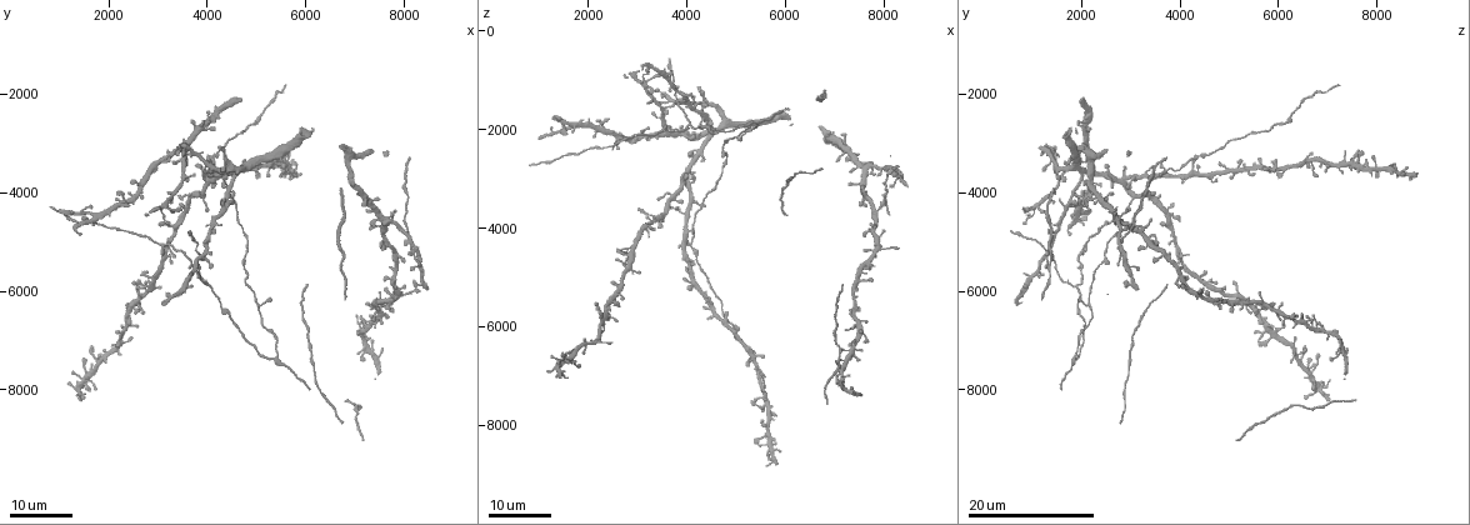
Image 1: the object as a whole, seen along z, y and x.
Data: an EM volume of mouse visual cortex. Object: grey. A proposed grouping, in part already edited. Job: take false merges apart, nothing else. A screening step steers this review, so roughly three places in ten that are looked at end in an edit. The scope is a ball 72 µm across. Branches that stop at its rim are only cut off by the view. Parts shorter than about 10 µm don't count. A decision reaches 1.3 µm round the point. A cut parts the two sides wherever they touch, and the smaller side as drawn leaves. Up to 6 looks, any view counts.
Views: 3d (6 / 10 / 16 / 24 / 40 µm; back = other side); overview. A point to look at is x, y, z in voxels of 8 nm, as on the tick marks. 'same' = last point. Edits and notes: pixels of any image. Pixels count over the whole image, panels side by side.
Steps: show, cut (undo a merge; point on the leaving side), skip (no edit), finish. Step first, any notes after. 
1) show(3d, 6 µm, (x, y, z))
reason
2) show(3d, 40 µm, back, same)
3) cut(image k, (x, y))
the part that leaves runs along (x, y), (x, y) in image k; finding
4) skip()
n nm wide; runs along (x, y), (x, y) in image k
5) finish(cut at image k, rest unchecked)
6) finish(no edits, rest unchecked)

show(3d, 16 µm, (4350, 3650, 3600))
arms part here

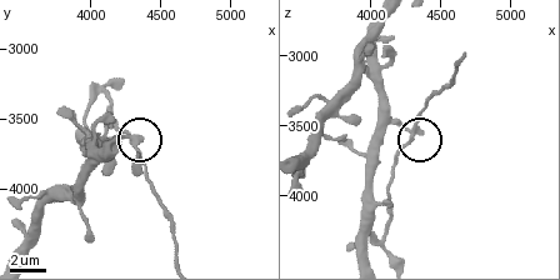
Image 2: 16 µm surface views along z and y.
show(3d, 10 µm, (4300, 3660, 3580))

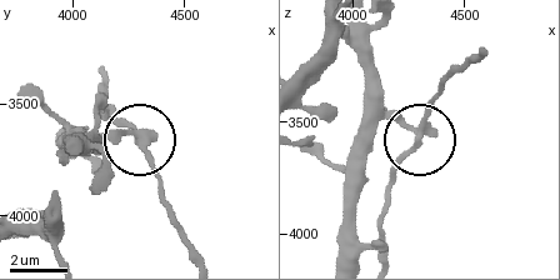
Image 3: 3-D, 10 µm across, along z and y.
skip()
side arm 49 µm; runs along (359, 20), (369, 91), (416, 141), (384, 204) in image 3; continuous, no second neuron

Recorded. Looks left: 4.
show(3d, 24 µm, (3150, 5050, 2100))
thin neck

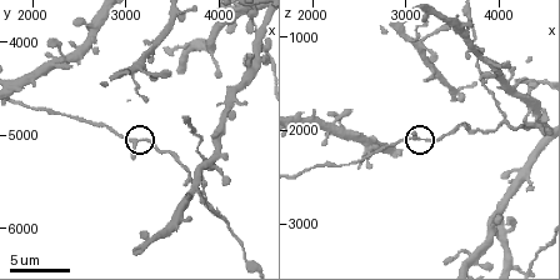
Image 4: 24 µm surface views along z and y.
show(3d, 10 µm, (3200, 5050, 2100))

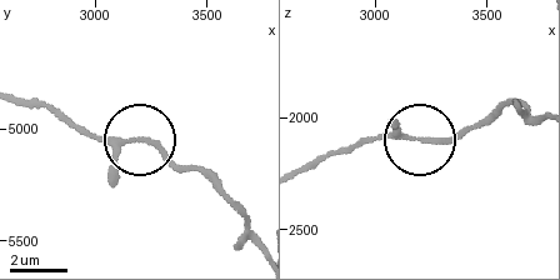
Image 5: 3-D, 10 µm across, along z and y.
skip()
190 nm wide; runs along (254, 233), (196, 170), (146, 144), (96, 139), (70, 128) in image 5; one neuron here

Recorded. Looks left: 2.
show(3d, 16 µm, (4100, 5900, 1900))
three-way junction

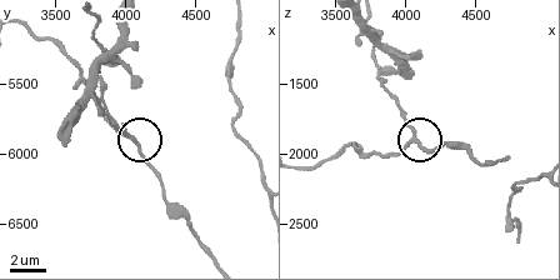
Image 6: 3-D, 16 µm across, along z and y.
show(3d, 16 µm, back, (4060, 5920, 1920))
from behind

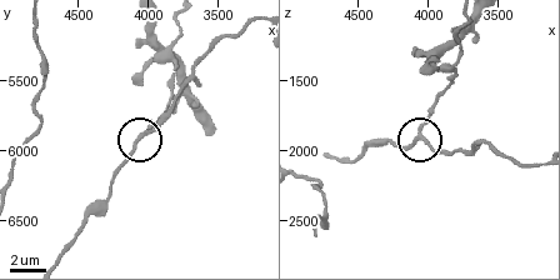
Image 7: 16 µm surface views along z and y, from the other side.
skip()
3 arms; runs along (148, 21), (175, 85), (139, 139), (169, 113) in image 7; one neuron here

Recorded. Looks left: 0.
finish(no edits, rest unchecked)

